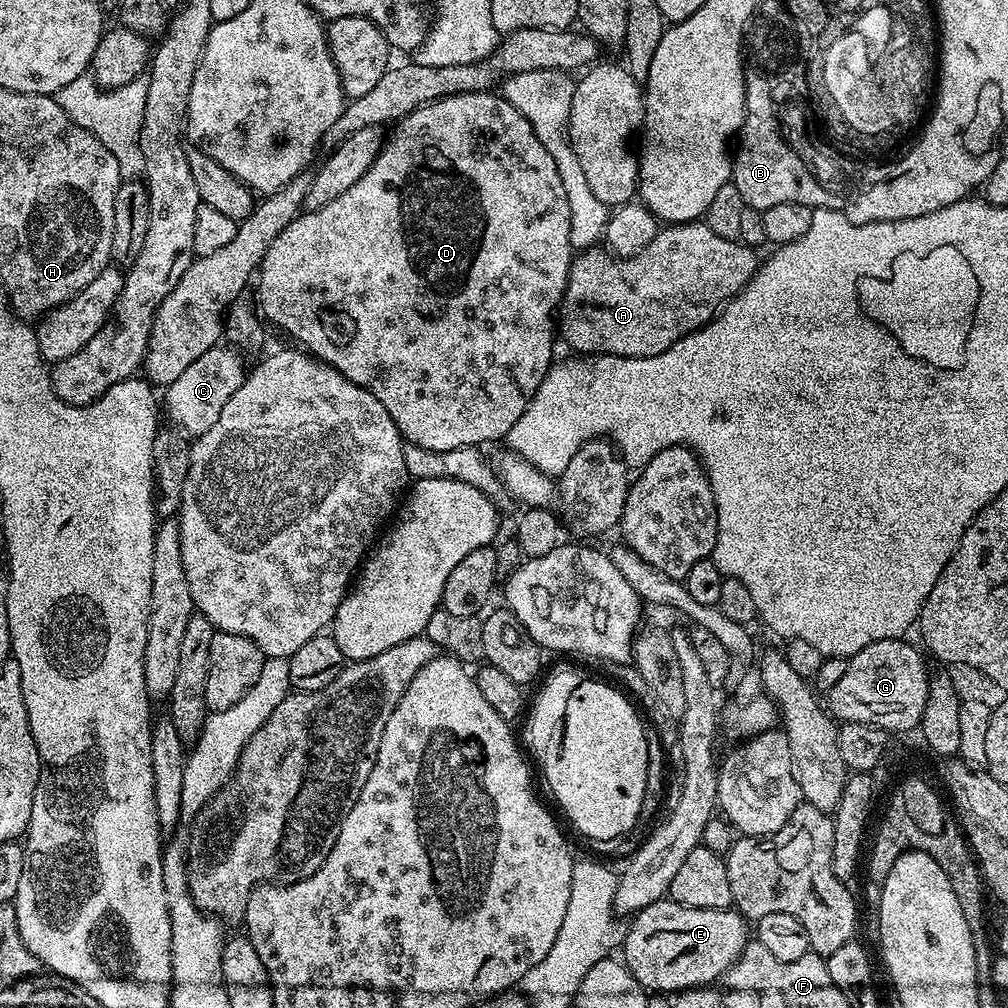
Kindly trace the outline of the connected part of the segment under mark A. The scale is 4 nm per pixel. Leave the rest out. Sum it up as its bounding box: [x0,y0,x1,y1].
[558,222,758,356]

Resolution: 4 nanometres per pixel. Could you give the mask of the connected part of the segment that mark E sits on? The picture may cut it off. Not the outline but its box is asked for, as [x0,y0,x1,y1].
[622,898,750,994]

